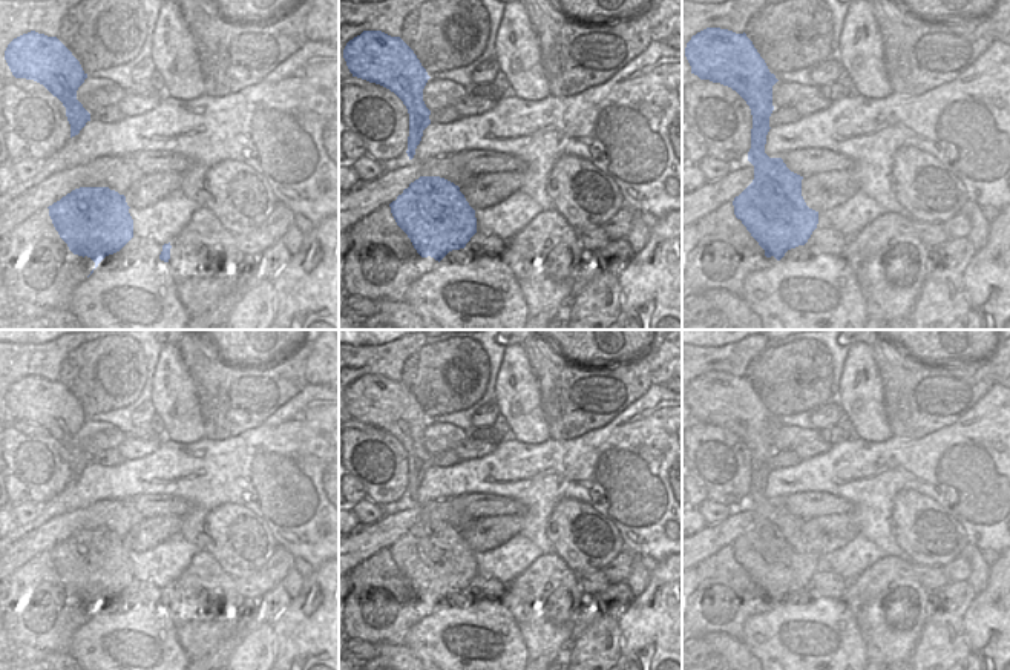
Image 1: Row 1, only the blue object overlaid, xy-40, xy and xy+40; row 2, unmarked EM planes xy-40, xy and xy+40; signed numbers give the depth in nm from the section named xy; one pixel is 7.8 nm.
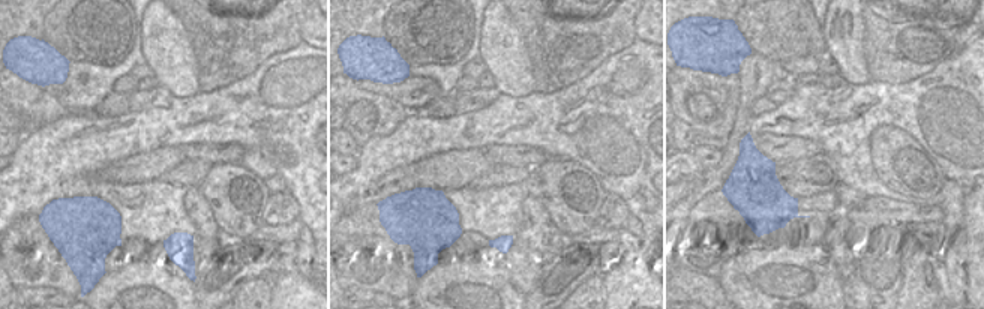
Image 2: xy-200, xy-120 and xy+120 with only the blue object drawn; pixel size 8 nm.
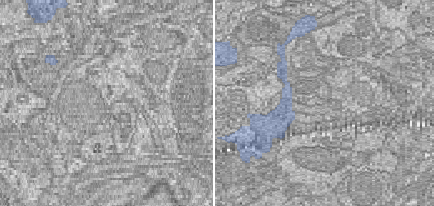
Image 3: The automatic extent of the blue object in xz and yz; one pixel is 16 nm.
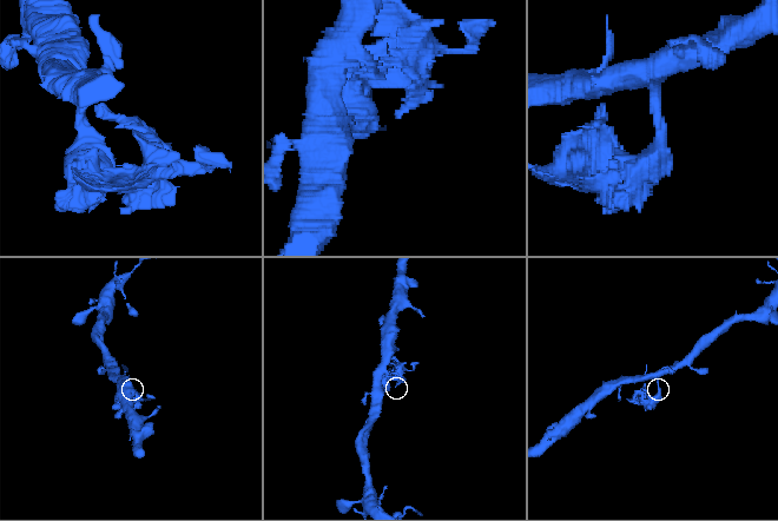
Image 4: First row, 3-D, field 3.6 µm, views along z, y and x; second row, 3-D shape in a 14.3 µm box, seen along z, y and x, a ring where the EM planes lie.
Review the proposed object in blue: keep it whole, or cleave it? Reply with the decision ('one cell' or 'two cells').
two cells

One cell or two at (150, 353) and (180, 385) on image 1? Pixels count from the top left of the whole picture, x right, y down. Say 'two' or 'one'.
two

